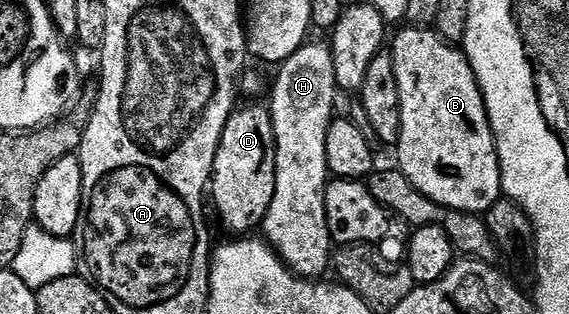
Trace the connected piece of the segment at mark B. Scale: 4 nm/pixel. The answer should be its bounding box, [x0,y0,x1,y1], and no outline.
[392,28,503,214]

